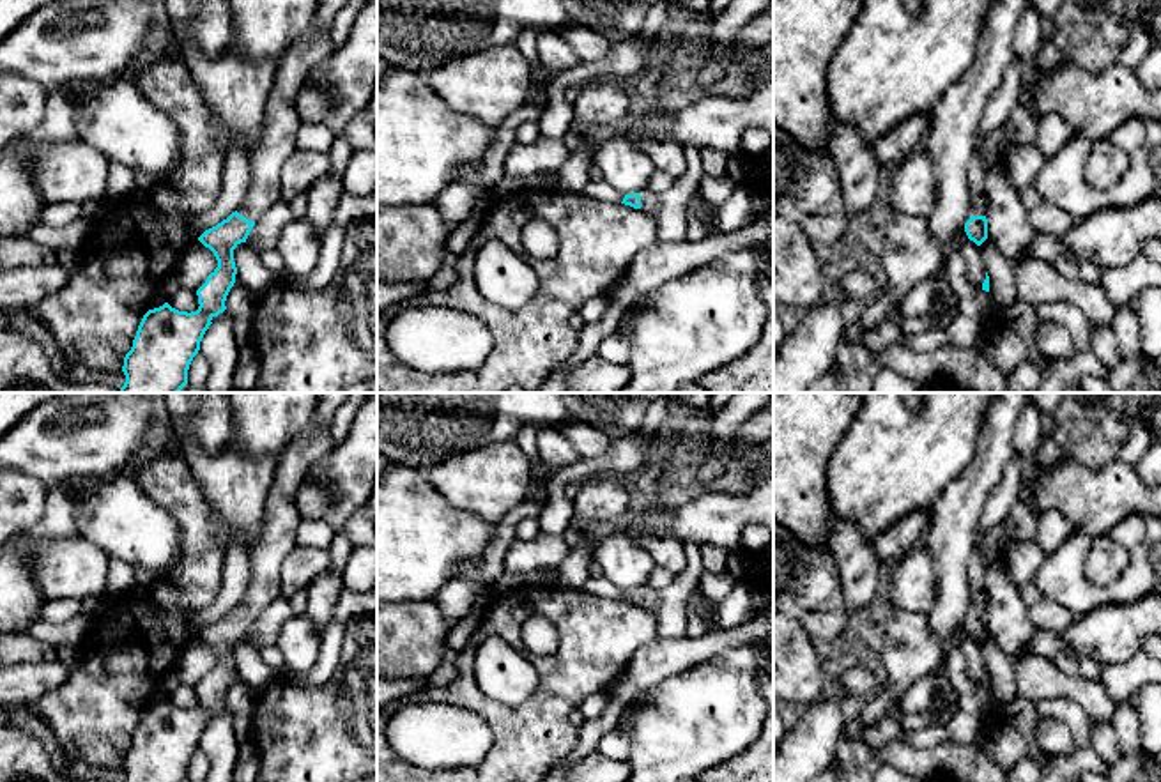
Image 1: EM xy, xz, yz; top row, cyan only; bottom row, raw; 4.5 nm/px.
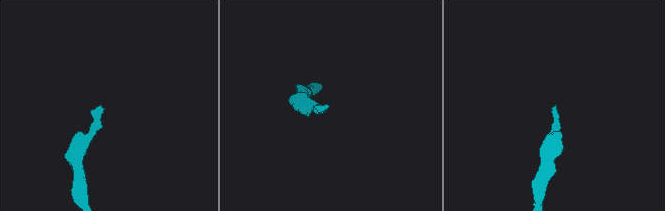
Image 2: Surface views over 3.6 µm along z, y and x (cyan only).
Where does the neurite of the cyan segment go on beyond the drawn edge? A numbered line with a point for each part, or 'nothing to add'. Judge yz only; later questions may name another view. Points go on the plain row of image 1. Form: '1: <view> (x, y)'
1: yz (979, 602)

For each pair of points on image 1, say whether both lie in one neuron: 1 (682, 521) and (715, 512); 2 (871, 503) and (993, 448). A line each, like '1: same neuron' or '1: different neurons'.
1: same neuron
2: different neurons

